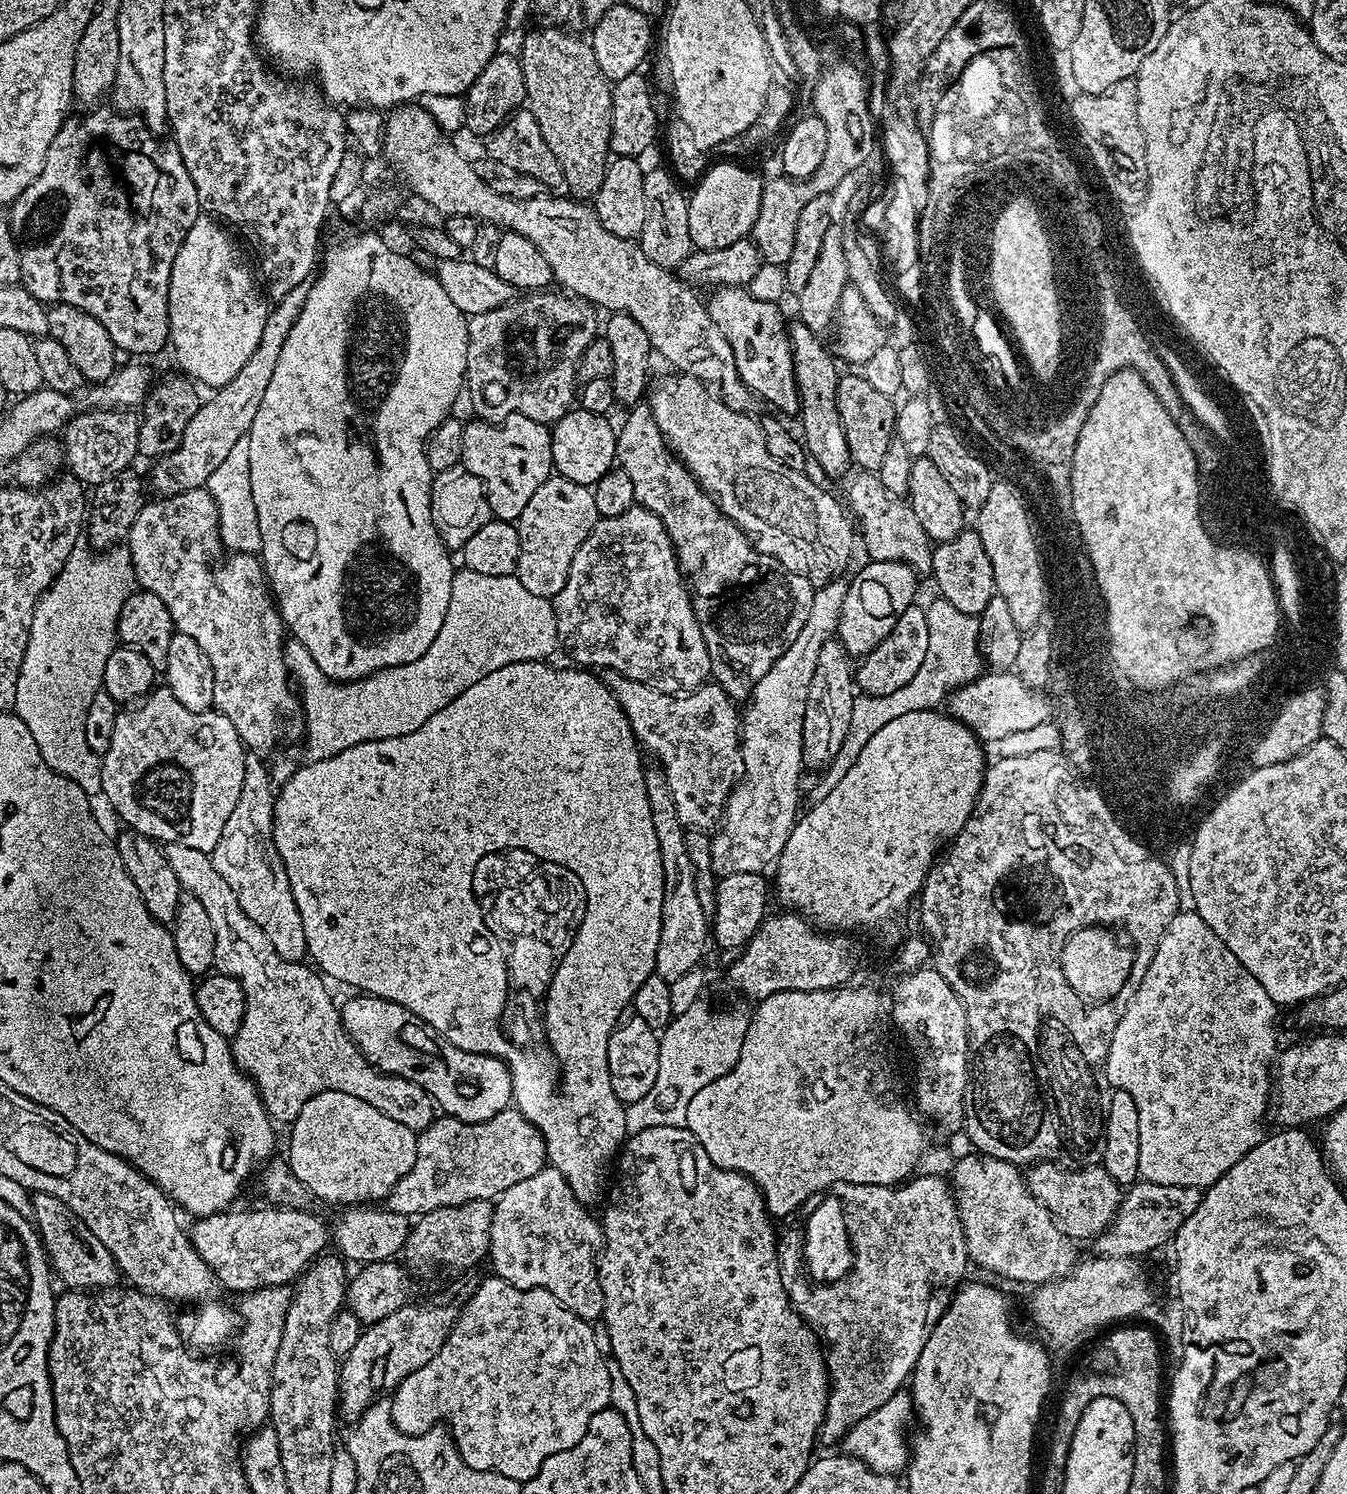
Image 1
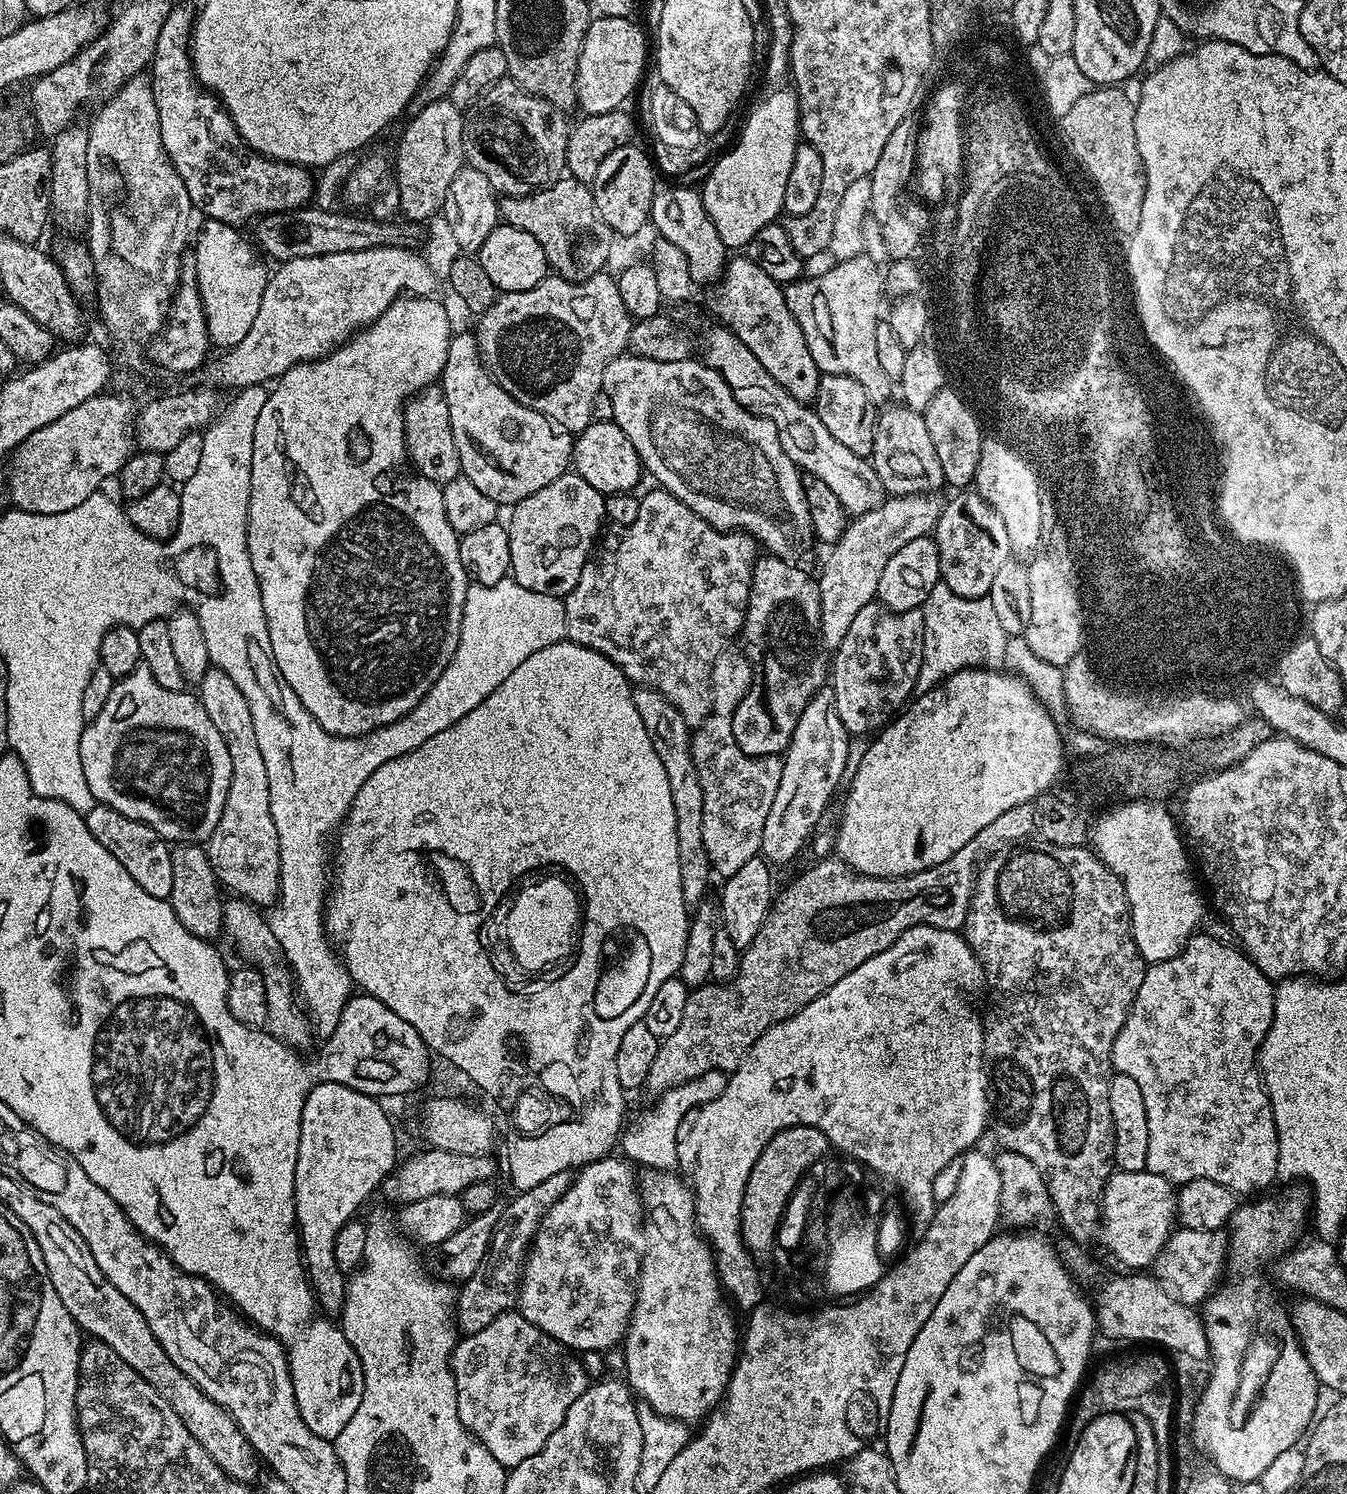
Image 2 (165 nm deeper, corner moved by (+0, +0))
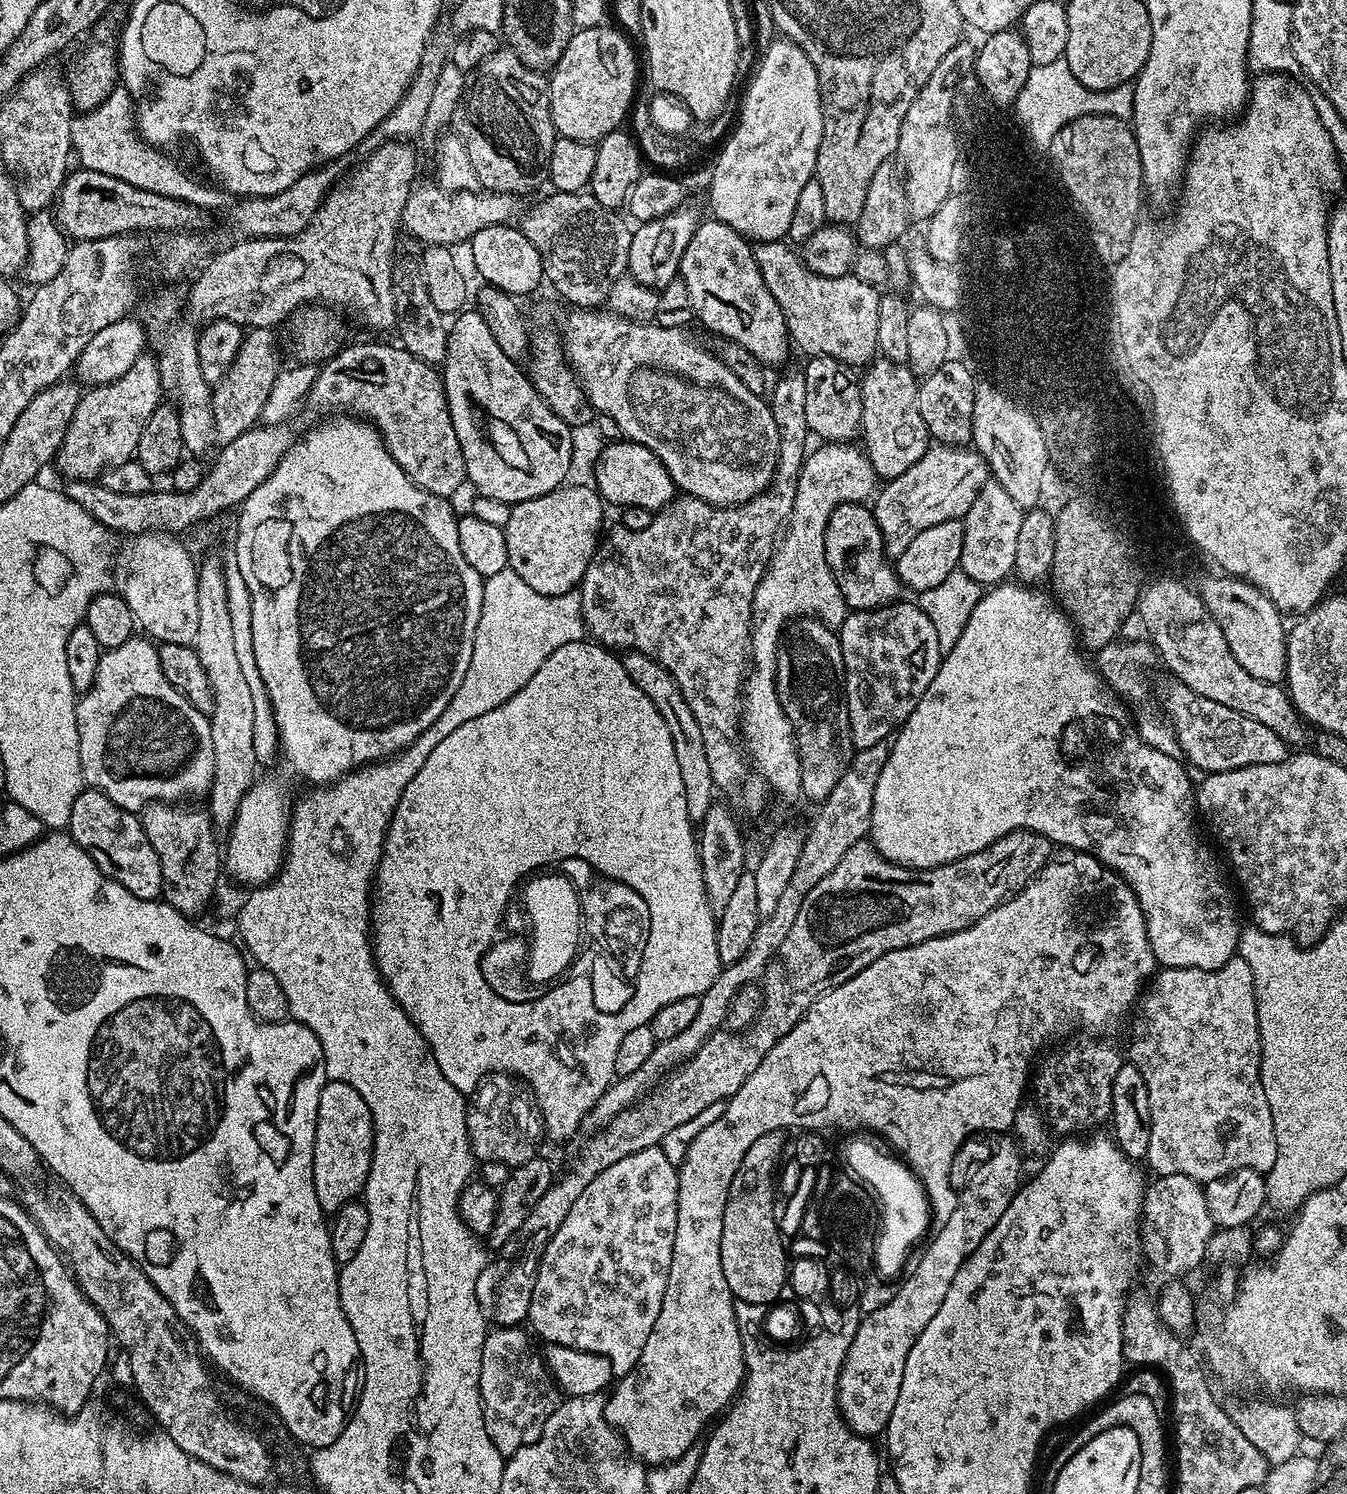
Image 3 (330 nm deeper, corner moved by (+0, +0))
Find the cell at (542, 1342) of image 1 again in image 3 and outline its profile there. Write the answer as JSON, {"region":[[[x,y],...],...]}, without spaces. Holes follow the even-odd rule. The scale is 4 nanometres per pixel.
{"region":[[[497,1327],[489,1331],[482,1346],[482,1358],[480,1359],[480,1405],[484,1407],[484,1425],[490,1434],[490,1442],[506,1458],[512,1456],[519,1448],[530,1446],[538,1442],[542,1434],[544,1424],[554,1414],[554,1410],[560,1405],[562,1393],[556,1386],[552,1373],[544,1362],[543,1355],[532,1345],[533,1337],[523,1327],[515,1328]]]}

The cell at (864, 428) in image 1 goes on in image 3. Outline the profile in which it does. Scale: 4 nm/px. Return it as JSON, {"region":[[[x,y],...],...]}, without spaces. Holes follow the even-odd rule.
{"region":[[[814,356],[807,362],[809,364],[803,365],[802,371],[806,378],[806,422],[809,433],[813,437],[821,436],[821,441],[830,444],[855,441],[864,427],[864,391],[860,389],[861,377],[857,369],[853,365],[843,364],[836,356]]]}

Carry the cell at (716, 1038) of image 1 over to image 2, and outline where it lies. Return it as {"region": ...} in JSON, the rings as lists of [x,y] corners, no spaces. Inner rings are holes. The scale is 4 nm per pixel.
{"region":[[[707,1072],[690,1082],[686,1082],[677,1088],[668,1088],[665,1092],[655,1097],[656,1105],[649,1112],[644,1112],[636,1121],[629,1123],[623,1129],[618,1141],[618,1148],[621,1153],[633,1165],[644,1165],[647,1169],[657,1171],[672,1170],[677,1167],[676,1162],[676,1139],[678,1138],[678,1126],[695,1108],[701,1108],[706,1102],[718,1098],[722,1090],[726,1090],[728,1076],[723,1072]]]}

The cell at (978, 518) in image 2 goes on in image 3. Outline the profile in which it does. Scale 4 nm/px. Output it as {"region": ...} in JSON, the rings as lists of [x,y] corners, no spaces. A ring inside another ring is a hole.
{"region":[[[989,478],[982,486],[982,490],[978,494],[978,498],[974,498],[974,506],[970,506],[970,510],[964,517],[964,537],[962,538],[962,554],[960,555],[959,571],[965,572],[970,578],[974,578],[974,582],[985,586],[995,586],[1001,582],[1007,581],[1014,572],[1014,549],[1018,546],[1018,530],[1022,530],[1022,518],[1024,517],[1025,509],[1018,506],[1018,502],[1014,502],[1014,498],[1010,498],[1010,494],[1006,494],[1006,490],[995,478]]]}

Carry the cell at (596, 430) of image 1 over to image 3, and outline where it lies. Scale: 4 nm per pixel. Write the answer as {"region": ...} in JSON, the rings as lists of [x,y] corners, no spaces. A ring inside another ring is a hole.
{"region":[[[621,438],[605,443],[596,460],[596,481],[594,487],[600,499],[609,505],[620,504],[624,508],[642,506],[659,510],[669,504],[677,495],[676,483],[670,478],[666,466],[646,446],[633,440]]]}

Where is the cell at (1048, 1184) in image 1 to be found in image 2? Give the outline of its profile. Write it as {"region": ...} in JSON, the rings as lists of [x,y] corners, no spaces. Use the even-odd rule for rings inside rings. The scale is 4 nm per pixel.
{"region":[[[1147,1170],[1142,1172],[1113,1171],[1111,1178],[1106,1182],[1104,1193],[1100,1196],[1100,1231],[1099,1239],[1104,1239],[1106,1247],[1112,1251],[1116,1260],[1121,1260],[1128,1270],[1144,1270],[1147,1266],[1155,1265],[1165,1244],[1174,1231],[1176,1219],[1176,1193],[1172,1181],[1162,1178],[1158,1174]]]}

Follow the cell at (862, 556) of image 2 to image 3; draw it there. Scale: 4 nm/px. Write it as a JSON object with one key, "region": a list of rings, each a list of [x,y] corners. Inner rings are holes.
{"region":[[[933,443],[906,474],[898,474],[875,493],[874,511],[882,530],[885,553],[892,558],[900,556],[922,530],[930,530],[938,522],[964,517],[989,478],[988,463],[975,447]]]}

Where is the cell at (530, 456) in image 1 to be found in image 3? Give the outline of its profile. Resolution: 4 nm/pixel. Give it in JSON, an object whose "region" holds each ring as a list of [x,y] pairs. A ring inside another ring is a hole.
{"region":[[[464,310],[453,320],[456,321],[451,321],[450,327],[447,329],[448,345],[442,363],[442,379],[444,381],[444,393],[448,399],[450,418],[454,422],[454,434],[458,434],[458,442],[462,446],[462,458],[466,466],[467,483],[469,485],[473,484],[476,487],[473,489],[479,495],[486,498],[498,498],[498,502],[506,502],[513,506],[538,498],[547,492],[553,492],[555,488],[561,487],[569,479],[567,476],[568,471],[572,468],[573,429],[569,428],[566,422],[562,422],[562,418],[558,418],[558,414],[554,414],[554,410],[550,410],[550,406],[546,406],[546,402],[538,394],[538,390],[534,390],[532,381],[528,379],[525,369],[517,361],[506,358],[506,354],[502,354],[502,349],[498,347],[498,342],[494,342],[494,338],[490,335],[490,326],[486,326],[482,314],[478,314],[475,310]]]}

